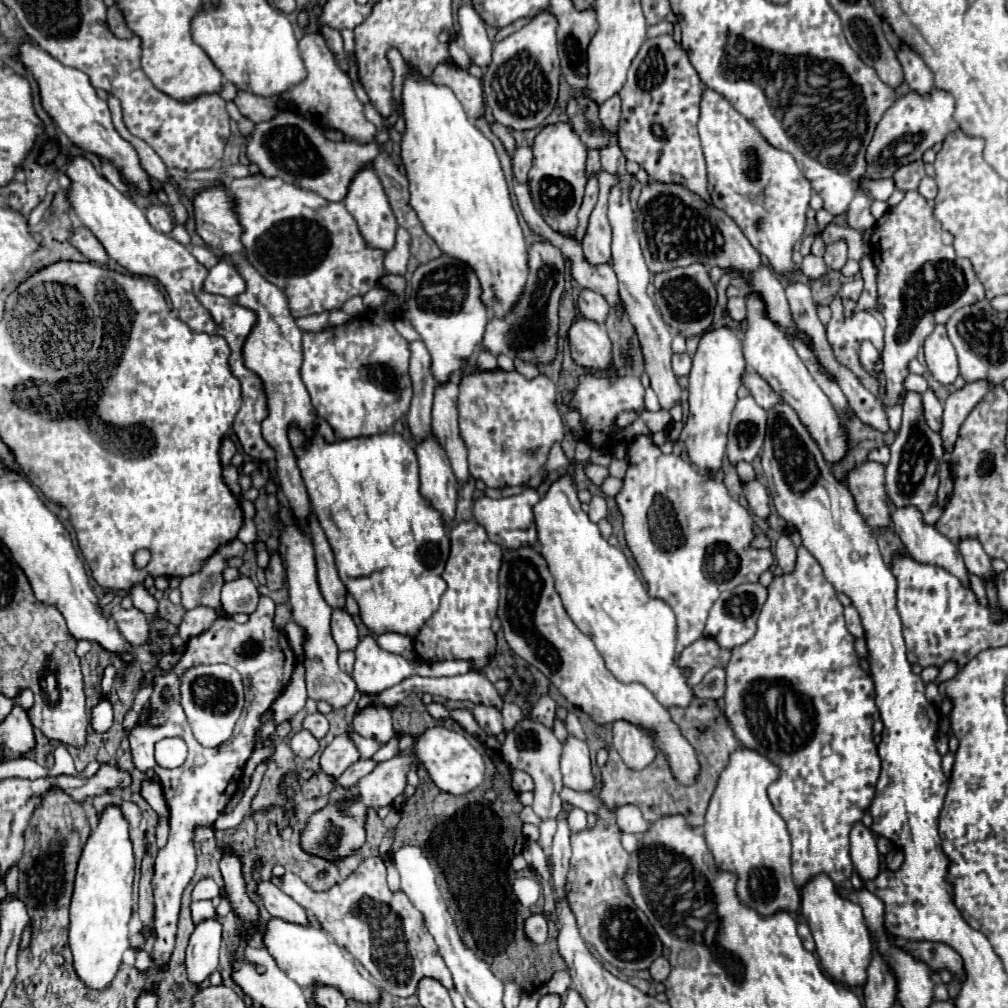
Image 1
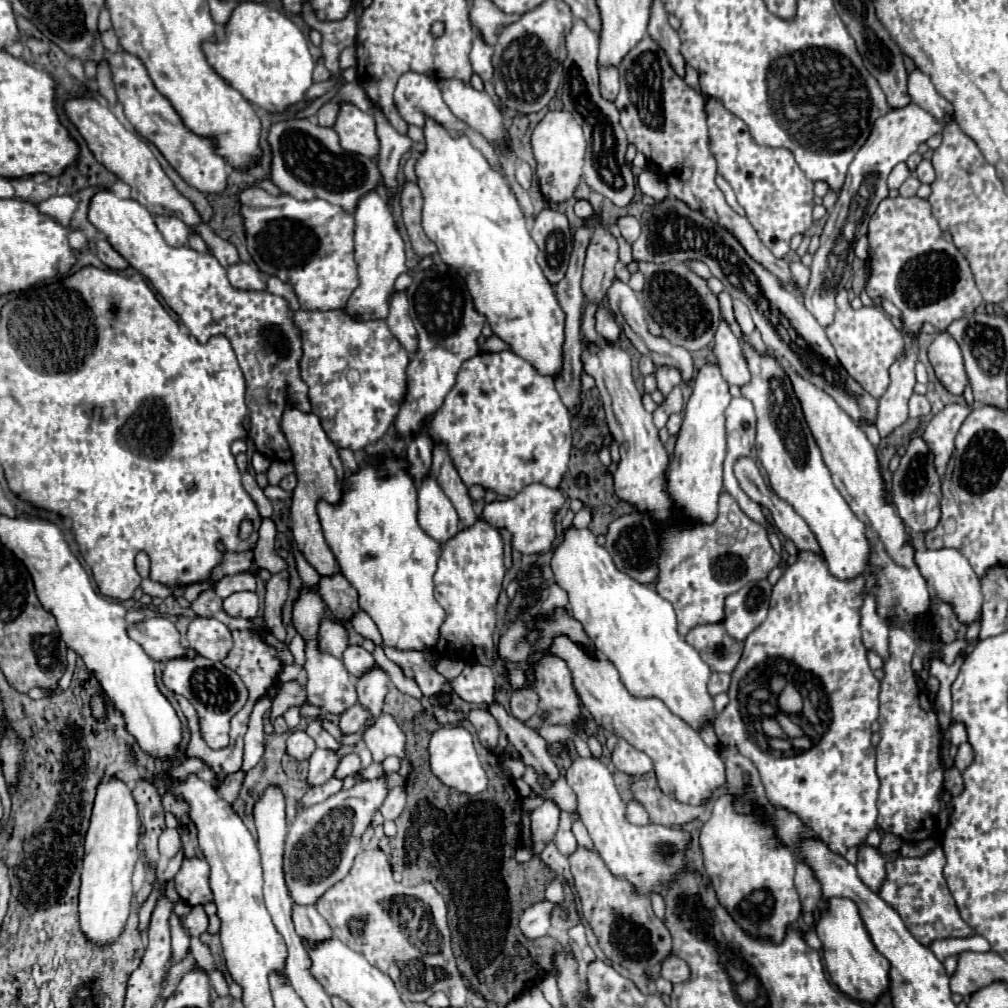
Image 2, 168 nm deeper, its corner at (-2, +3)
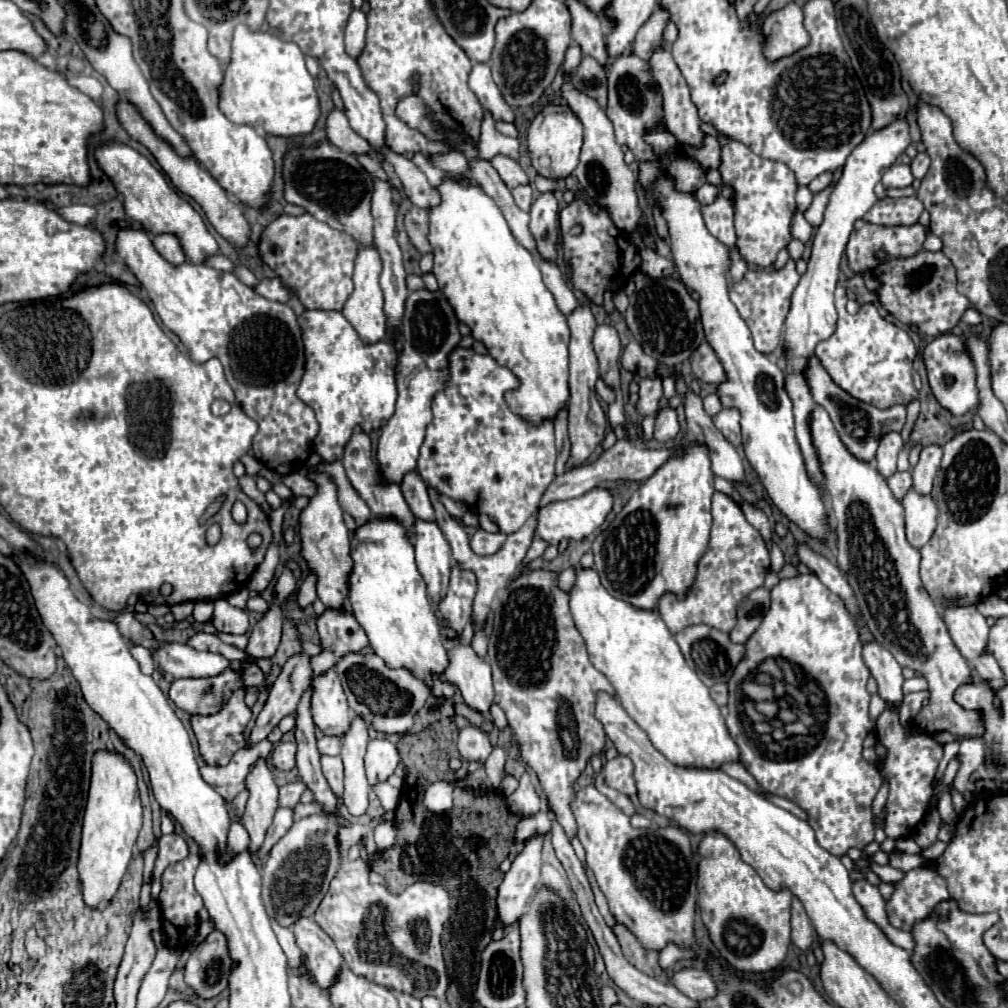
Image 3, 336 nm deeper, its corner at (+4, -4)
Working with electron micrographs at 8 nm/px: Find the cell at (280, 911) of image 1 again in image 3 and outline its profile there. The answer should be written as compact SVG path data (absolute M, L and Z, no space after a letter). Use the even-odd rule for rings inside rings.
M302 917L294 923L296 943L306 955L306 963L310 973L314 975L316 983L328 991L332 983L336 983L336 975L340 967L344 967L344 957L336 949L334 941L318 927L314 919Z

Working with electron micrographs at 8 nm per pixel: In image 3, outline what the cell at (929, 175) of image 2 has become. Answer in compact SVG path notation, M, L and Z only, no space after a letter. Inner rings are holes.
M918 153L914 159L912 159L912 173L916 179L922 179L930 167L930 157L926 153Z

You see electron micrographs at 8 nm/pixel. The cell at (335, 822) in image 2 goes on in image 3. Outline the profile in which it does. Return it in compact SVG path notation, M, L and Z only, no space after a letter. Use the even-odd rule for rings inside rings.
M320 811L316 815L296 821L290 827L290 831L272 847L268 859L262 867L262 903L272 921L278 921L282 927L292 927L292 923L296 923L296 919L312 917L316 913L322 897L328 891L330 881L334 879L334 875L342 863L338 847L336 847L336 825L340 825L340 823L344 823L344 819L338 817L336 821L332 821L330 815Z

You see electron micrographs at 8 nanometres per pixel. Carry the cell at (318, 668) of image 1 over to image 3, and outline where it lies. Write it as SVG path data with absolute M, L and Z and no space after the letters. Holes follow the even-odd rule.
M334 669L312 681L312 717L324 735L342 737L350 727L350 709Z

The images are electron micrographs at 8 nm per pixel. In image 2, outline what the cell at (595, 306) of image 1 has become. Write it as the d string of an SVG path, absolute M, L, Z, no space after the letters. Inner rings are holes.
M600 306L598 312L594 314L594 318L596 318L596 332L608 342L616 342L620 336L620 326L616 324L614 314L608 308Z

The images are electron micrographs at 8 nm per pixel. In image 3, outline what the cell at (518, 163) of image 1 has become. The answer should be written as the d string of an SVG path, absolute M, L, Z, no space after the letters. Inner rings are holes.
M520 185L520 187L512 189L512 197L516 199L516 205L522 211L530 211L530 205L532 205L532 189L530 189L530 185Z

